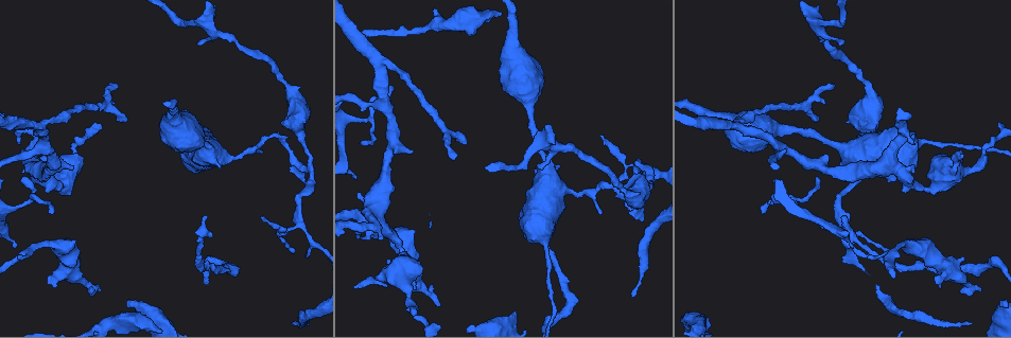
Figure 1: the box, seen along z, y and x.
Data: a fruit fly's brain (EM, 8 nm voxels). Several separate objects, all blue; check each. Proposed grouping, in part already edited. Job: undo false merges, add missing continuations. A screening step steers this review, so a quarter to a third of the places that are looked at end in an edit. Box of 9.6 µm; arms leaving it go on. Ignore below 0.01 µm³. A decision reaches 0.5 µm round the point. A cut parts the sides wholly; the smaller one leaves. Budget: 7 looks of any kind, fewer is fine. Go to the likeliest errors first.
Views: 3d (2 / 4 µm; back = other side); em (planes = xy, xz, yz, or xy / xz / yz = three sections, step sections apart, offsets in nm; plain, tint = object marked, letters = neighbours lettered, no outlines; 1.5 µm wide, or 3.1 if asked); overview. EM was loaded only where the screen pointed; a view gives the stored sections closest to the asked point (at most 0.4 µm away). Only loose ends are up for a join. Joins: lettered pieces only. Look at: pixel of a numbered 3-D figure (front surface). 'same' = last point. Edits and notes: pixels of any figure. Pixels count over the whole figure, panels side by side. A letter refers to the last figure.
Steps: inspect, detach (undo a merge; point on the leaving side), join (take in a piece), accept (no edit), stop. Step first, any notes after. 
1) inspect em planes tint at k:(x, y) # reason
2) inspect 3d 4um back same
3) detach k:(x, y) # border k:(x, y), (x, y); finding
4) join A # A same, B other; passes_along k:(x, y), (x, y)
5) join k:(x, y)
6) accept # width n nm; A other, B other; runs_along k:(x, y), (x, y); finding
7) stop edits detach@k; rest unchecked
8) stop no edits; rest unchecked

inspect em xy step 4 tint at 1:(308, 169) # abrupt turn

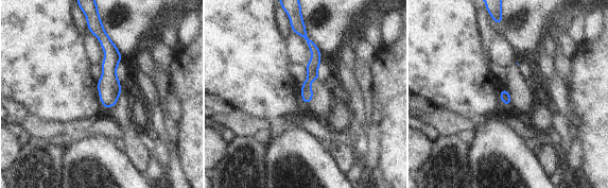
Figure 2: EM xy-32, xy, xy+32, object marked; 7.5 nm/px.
inspect em yz step 4 tint same

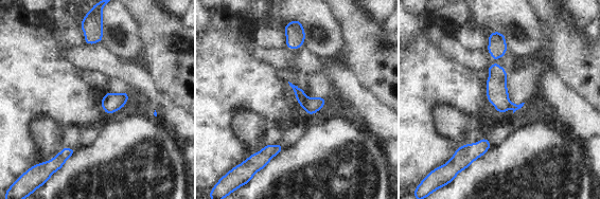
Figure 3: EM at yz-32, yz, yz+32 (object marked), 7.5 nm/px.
inspect em yz step 4 letters same

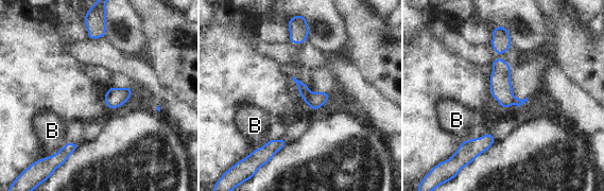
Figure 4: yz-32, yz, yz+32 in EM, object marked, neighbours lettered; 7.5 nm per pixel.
detach 4:(303, 88) # width 130 nm; B other; border 4:(310, 92), (306, 101); a second cell is stuck on

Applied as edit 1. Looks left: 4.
inspect overview # redraw

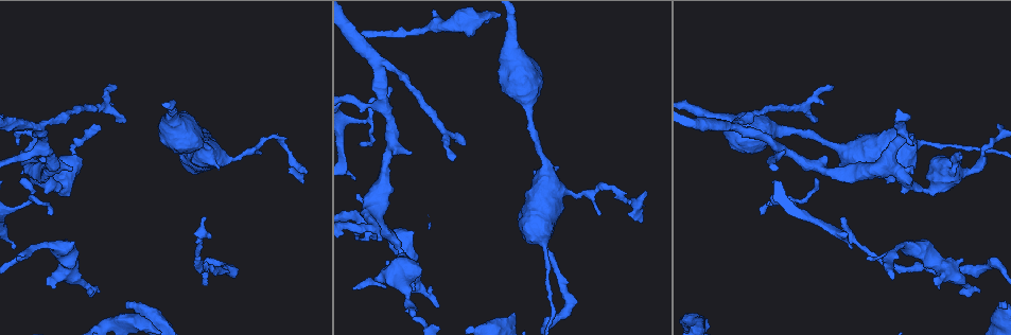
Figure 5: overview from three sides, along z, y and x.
inspect em xy step 8 letters at 5:(387, 260) # an open end

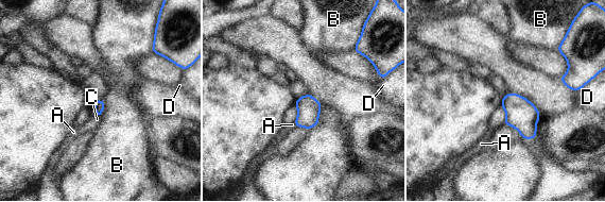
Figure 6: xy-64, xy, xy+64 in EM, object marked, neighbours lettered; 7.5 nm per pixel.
accept # A other, B other, C other, D other; border 6:(323, 104), (318, 122), (308, 130); no lettered piece goes on from it

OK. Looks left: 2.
inspect em xy step 4 letters at 5:(466, 142) # branch stops here

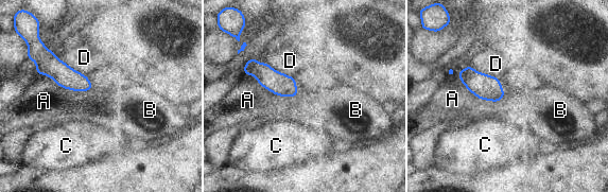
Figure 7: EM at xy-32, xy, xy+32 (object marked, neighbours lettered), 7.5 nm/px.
inspect em yz step 4 letters same

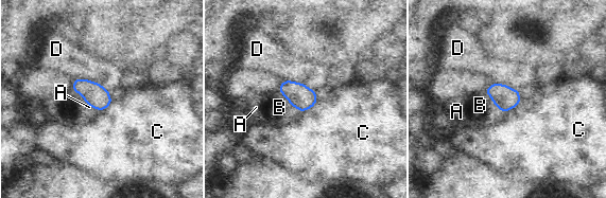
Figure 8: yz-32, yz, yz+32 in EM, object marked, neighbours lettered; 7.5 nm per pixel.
accept # A other, B other, C other, D other; no lettered piece goes on from it

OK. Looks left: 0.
stop edits detach@4; rest unchecked

